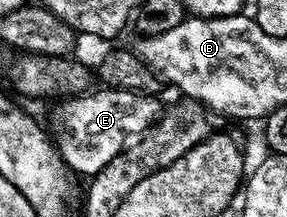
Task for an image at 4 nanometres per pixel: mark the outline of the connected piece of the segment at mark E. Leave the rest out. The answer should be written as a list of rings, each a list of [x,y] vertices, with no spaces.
[[[97,88],[79,96],[69,97],[68,103],[53,120],[52,126],[60,137],[58,153],[65,165],[81,170],[85,176],[97,174],[114,156],[131,146],[137,138],[148,133],[149,126],[155,123],[162,113],[162,105],[147,93],[130,90]]]

